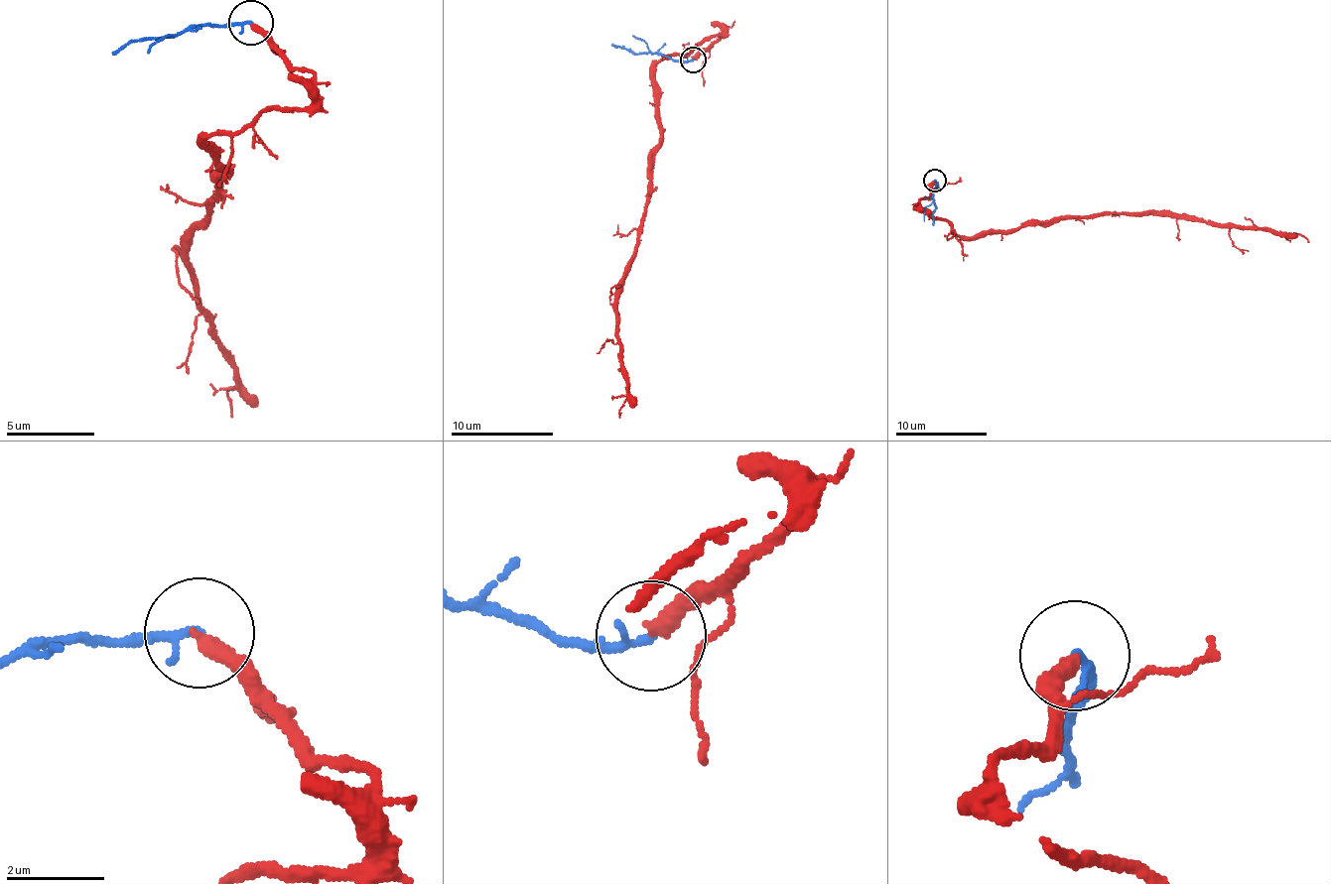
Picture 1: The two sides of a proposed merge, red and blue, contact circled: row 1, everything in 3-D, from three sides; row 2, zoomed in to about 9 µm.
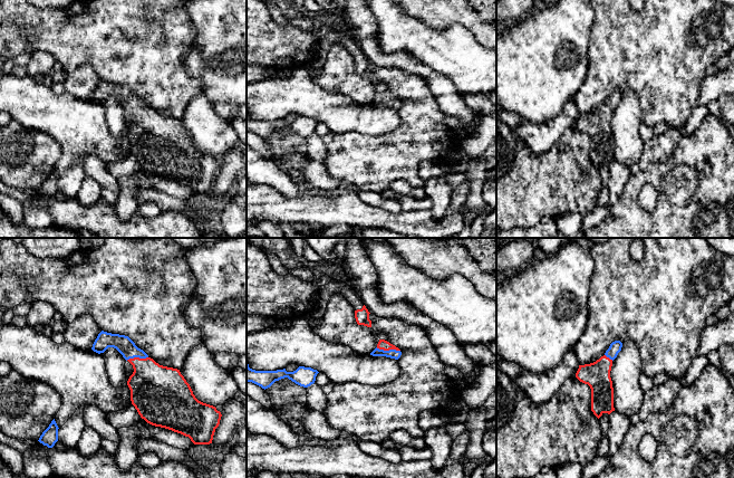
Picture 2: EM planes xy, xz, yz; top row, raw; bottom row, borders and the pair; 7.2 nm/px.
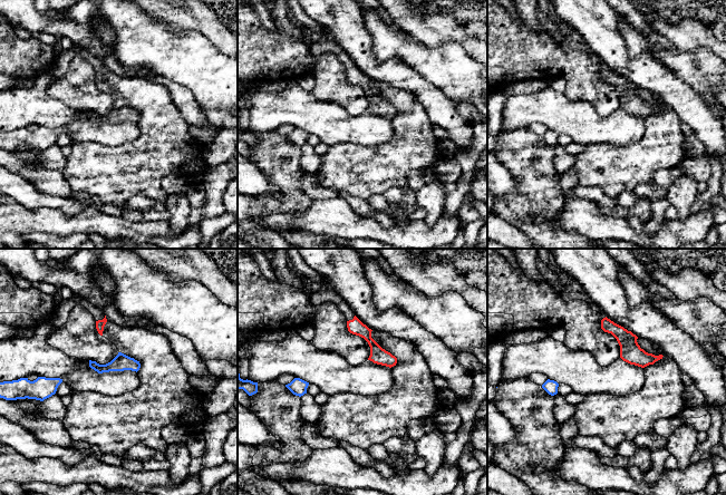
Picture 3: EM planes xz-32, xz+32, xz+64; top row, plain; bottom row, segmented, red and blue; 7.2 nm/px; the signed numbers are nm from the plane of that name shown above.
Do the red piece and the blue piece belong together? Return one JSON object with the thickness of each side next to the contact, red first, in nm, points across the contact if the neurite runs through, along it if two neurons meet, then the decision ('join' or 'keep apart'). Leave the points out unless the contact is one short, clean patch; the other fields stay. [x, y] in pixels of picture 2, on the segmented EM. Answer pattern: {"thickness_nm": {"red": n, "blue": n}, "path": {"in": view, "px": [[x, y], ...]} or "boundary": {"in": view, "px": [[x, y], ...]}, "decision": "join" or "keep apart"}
{"thickness_nm": {"red": 70, "blue": 70}, "path": {"in": "xz", "px": [[383, 344], [388, 350], [395, 354]]}, "decision": "join"}

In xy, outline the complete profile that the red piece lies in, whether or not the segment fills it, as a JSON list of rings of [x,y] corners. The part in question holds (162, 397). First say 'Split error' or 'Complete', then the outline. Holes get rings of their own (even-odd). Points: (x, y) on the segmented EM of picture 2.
Split error. [[[102,331],[91,350],[98,354],[108,347],[116,348],[134,369],[127,381],[132,404],[147,423],[172,430],[189,437],[194,444],[212,443],[215,429],[220,424],[221,412],[215,407],[199,401],[180,370],[160,365],[125,335]]]

